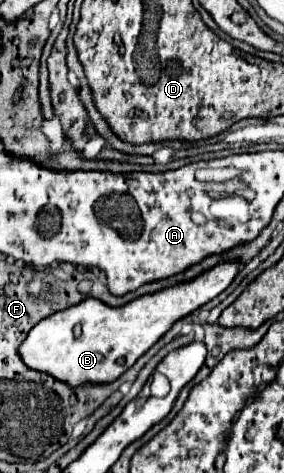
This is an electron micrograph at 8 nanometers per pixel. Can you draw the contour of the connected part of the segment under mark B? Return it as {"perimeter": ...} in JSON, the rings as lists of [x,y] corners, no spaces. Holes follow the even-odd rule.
{"perimeter":[[[239,261],[221,263],[189,283],[181,283],[153,295],[143,295],[117,309],[99,303],[97,299],[85,299],[79,305],[57,311],[39,321],[19,345],[19,357],[29,369],[47,373],[51,377],[55,377],[57,367],[57,379],[71,387],[85,383],[111,383],[119,379],[143,353],[147,353],[175,321],[187,317],[225,291],[239,269]],[[75,325],[83,327],[83,335],[79,339],[73,337]]]}

